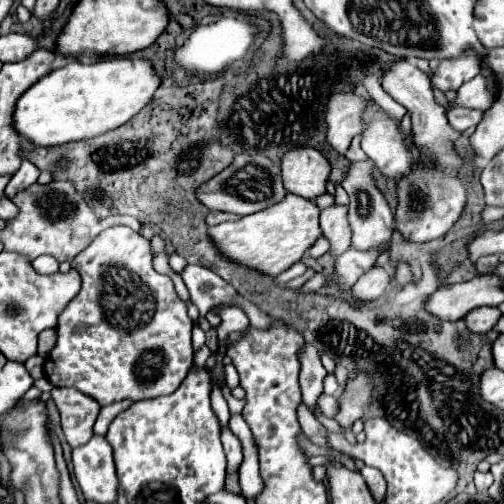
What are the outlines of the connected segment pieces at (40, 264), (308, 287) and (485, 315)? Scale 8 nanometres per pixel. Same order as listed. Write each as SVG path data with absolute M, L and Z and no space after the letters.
M38 256L34 262L32 262L34 270L38 274L54 274L58 272L58 260L54 260L54 256Z
M314 274L304 286L302 286L302 292L318 292L322 286L328 284L328 278L320 276L320 274Z
M484 306L484 308L474 308L472 312L466 314L464 322L466 322L466 328L474 334L486 334L488 330L492 330L492 326L496 324L496 320L500 318L500 310L498 308L490 308L490 306Z

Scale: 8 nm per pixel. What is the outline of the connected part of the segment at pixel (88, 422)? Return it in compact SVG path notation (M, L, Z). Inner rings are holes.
M52 388L52 398L54 398L54 402L56 402L58 410L60 410L62 430L64 430L64 436L66 436L68 444L70 444L72 448L78 448L78 446L86 444L86 442L94 436L92 428L94 428L94 422L96 422L96 418L98 418L100 404L98 404L94 398L82 394L80 390L74 390L74 388Z

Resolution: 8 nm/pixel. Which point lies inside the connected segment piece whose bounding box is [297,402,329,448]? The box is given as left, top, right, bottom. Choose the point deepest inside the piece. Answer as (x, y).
(315, 432)

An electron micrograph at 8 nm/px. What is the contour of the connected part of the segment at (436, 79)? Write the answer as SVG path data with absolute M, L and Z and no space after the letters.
M466 52L464 56L454 60L442 60L436 72L432 74L432 86L438 88L440 92L458 90L476 74L480 74L480 60L478 56L474 56L474 52Z

